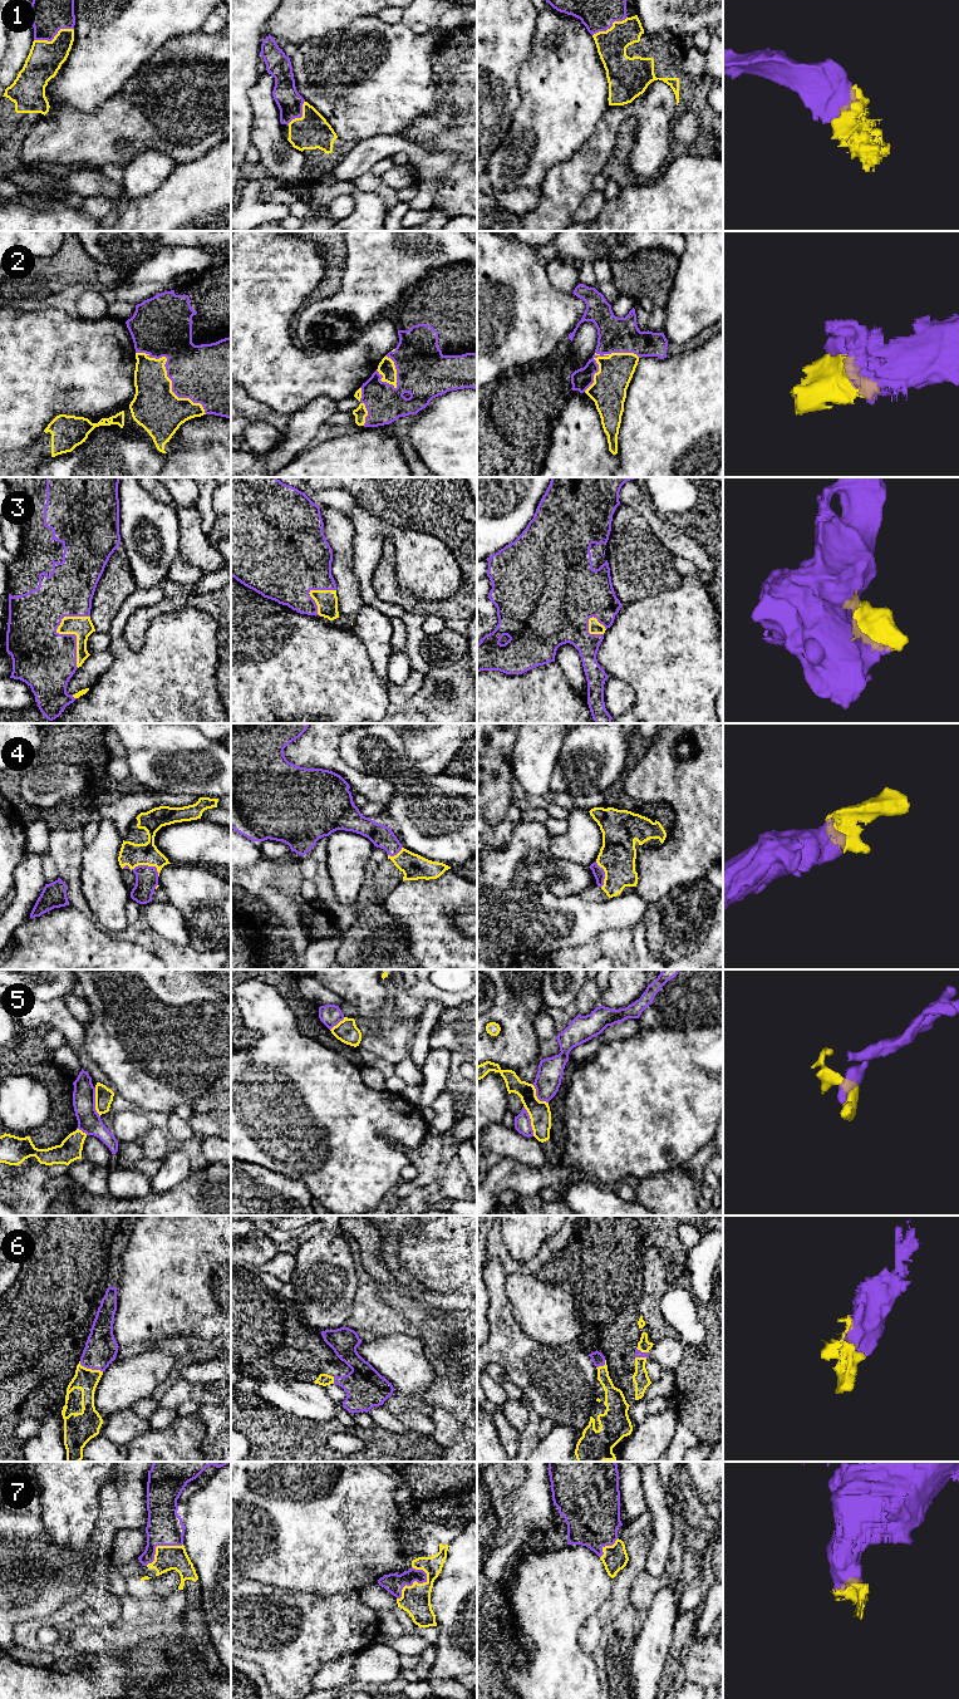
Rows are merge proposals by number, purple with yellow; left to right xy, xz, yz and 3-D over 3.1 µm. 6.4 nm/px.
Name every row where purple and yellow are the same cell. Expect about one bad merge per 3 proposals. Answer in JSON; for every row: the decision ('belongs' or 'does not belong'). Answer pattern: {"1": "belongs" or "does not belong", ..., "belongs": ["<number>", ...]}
{"1": "belongs", "2": "belongs", "3": "belongs", "4": "belongs", "5": "does not belong", "6": "belongs", "7": "belongs", "belongs": ["1", "2", "3", "4", "6", "7"]}

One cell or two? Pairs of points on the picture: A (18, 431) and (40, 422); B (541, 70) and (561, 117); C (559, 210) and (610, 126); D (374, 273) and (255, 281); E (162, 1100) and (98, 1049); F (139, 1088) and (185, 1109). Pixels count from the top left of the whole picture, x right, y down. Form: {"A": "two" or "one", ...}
{"A": "one", "B": "one", "C": "one", "D": "two", "E": "one", "F": "two"}

